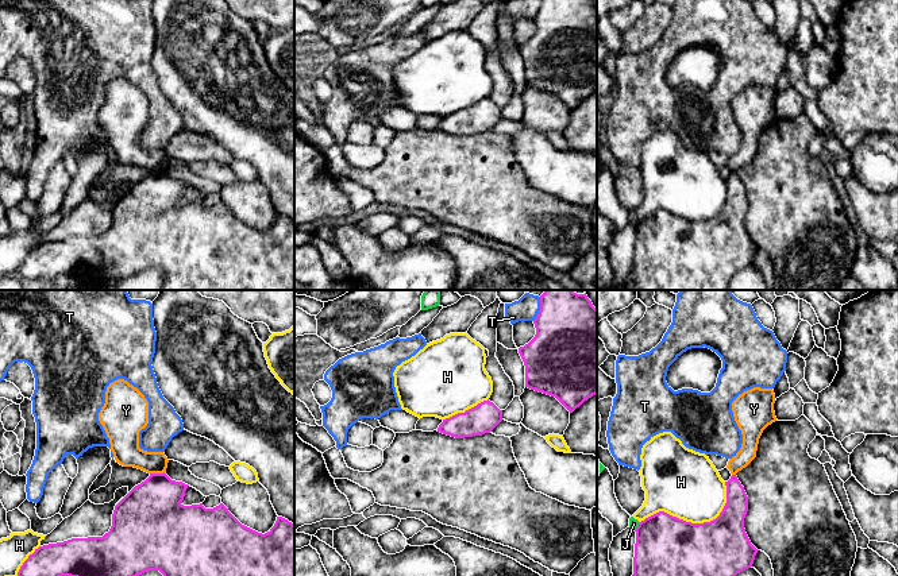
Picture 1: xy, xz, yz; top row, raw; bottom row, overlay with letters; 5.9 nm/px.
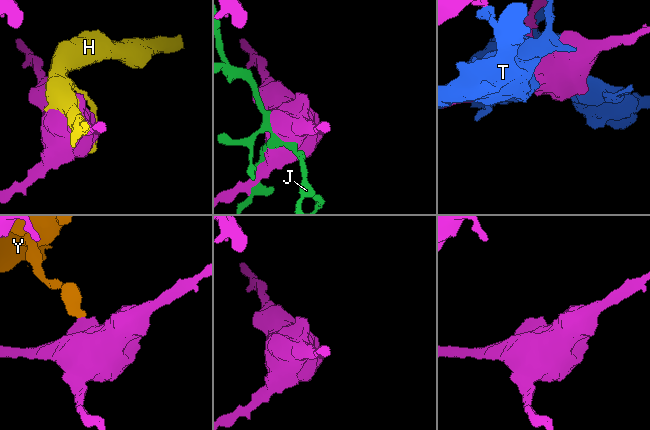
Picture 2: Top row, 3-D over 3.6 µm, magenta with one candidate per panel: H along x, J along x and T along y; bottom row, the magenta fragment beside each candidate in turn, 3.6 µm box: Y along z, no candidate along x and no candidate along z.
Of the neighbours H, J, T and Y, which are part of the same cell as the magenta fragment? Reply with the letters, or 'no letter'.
no letter

